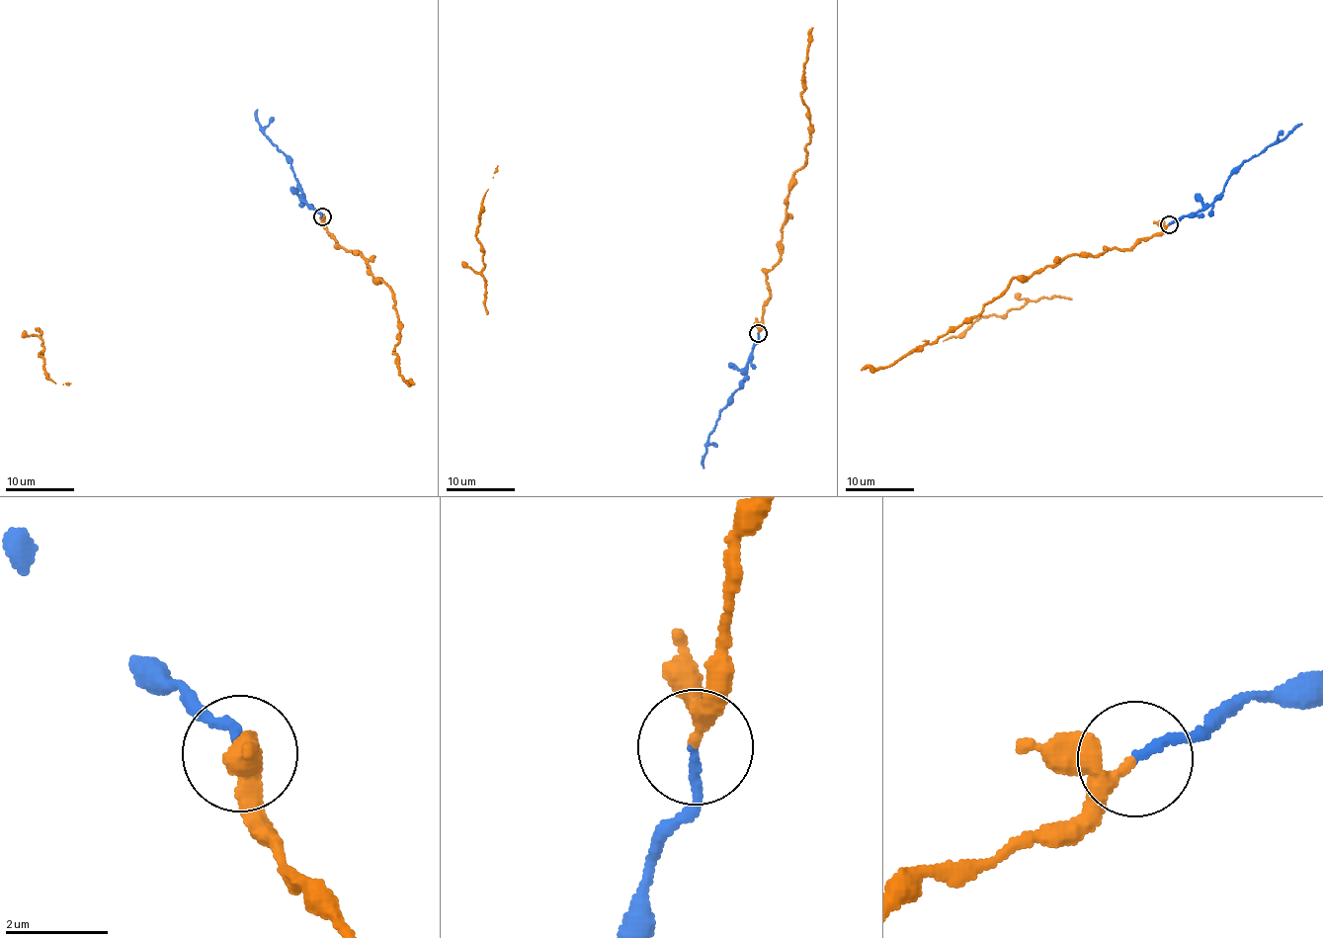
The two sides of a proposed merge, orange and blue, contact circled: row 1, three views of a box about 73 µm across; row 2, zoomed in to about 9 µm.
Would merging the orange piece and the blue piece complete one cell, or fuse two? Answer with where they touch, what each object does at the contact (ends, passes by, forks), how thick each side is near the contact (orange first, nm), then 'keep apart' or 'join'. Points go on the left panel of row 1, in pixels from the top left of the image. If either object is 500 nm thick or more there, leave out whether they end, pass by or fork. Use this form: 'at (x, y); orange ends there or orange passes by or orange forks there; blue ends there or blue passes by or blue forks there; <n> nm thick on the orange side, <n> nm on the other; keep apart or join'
at (322, 216); orange passes by; blue ends there; 200 nm thick on the orange side, 170 nm on the other; join

